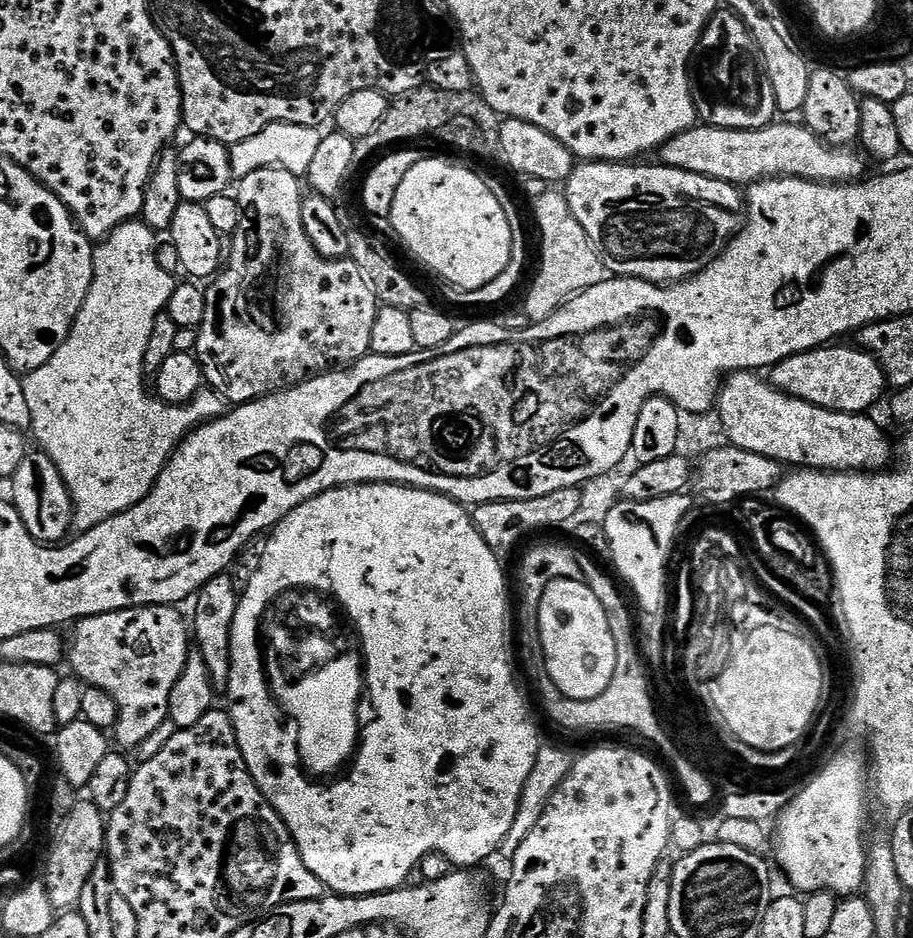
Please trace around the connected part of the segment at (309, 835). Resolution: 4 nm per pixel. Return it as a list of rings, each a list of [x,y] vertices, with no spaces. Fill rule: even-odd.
[[[347,484],[347,485],[346,485],[346,486],[342,486],[342,487],[341,487],[341,488],[335,488],[335,489],[334,489],[334,490],[326,490],[326,491],[325,491],[325,492],[323,492],[323,493],[322,493],[322,494],[318,494],[318,495],[317,495],[317,496],[315,496],[315,497],[314,497],[314,498],[310,498],[310,499],[309,499],[309,500],[307,500],[307,501],[306,501],[306,502],[302,502],[302,506],[298,506],[298,507],[297,507],[297,508],[295,508],[295,509],[294,509],[294,510],[290,510],[290,514],[286,514],[286,518],[282,518],[282,519],[281,519],[281,520],[279,520],[279,522],[278,522],[278,523],[276,523],[276,526],[275,526],[275,528],[273,528],[273,529],[271,529],[271,532],[270,532],[270,535],[269,535],[269,536],[268,536],[268,537],[267,537],[267,540],[268,540],[268,545],[266,545],[266,546],[265,546],[265,548],[264,548],[264,553],[262,553],[262,554],[261,554],[261,556],[260,556],[260,565],[258,565],[258,566],[257,566],[257,568],[256,568],[256,573],[254,573],[254,574],[253,574],[253,576],[252,576],[252,577],[250,577],[250,578],[249,578],[249,580],[248,580],[248,585],[246,585],[246,586],[245,586],[245,588],[244,588],[244,585],[243,585],[243,588],[242,588],[242,591],[241,591],[241,592],[240,592],[240,593],[239,593],[239,598],[240,598],[240,601],[239,601],[239,602],[238,602],[238,610],[236,610],[236,611],[235,611],[235,612],[234,612],[234,630],[233,630],[233,631],[232,631],[232,634],[231,634],[231,636],[230,636],[230,678],[229,678],[229,679],[228,679],[228,687],[227,687],[227,689],[226,689],[226,695],[228,695],[228,700],[229,700],[229,702],[230,702],[230,703],[232,703],[232,708],[231,708],[231,707],[229,707],[229,708],[228,708],[228,709],[227,709],[227,714],[228,714],[228,716],[229,716],[229,718],[230,718],[230,719],[232,719],[232,725],[233,725],[233,726],[234,726],[234,730],[235,730],[235,731],[236,731],[236,737],[237,737],[237,738],[238,738],[238,750],[242,750],[242,758],[243,758],[243,759],[244,759],[244,761],[245,761],[245,762],[246,762],[246,770],[250,770],[250,778],[254,778],[254,782],[255,782],[255,783],[256,783],[256,785],[257,785],[257,786],[258,786],[258,790],[262,790],[262,794],[263,794],[263,795],[264,795],[264,797],[265,797],[265,798],[266,798],[266,802],[270,802],[270,806],[274,806],[274,810],[275,810],[275,811],[276,811],[276,812],[277,812],[277,814],[279,814],[279,815],[280,815],[280,817],[281,817],[281,818],[282,818],[282,822],[286,822],[286,826],[287,826],[287,827],[288,827],[288,829],[289,829],[289,830],[290,830],[290,834],[291,834],[291,835],[292,835],[292,837],[293,837],[293,838],[294,838],[294,842],[295,842],[295,843],[296,843],[296,845],[297,845],[297,846],[298,846],[298,854],[302,854],[302,862],[306,862],[306,867],[307,867],[307,868],[308,868],[308,869],[309,869],[309,870],[310,870],[310,874],[314,874],[314,878],[318,878],[318,879],[319,879],[319,880],[321,880],[321,882],[322,882],[322,883],[324,883],[324,886],[325,886],[325,889],[327,889],[327,891],[328,891],[328,892],[329,892],[329,893],[332,893],[332,894],[335,894],[335,895],[338,895],[338,896],[376,896],[376,895],[378,895],[378,894],[379,894],[379,892],[395,892],[395,891],[396,891],[396,889],[397,889],[397,888],[399,888],[399,887],[401,887],[401,886],[404,886],[404,885],[407,885],[407,884],[408,884],[408,883],[409,883],[409,880],[408,880],[408,875],[410,875],[410,874],[411,874],[411,872],[412,872],[412,875],[413,875],[413,873],[415,873],[415,872],[416,872],[416,871],[417,871],[417,869],[419,869],[419,867],[420,867],[420,860],[421,860],[421,859],[422,859],[422,858],[426,858],[426,854],[430,854],[430,853],[431,853],[431,852],[437,852],[437,853],[438,853],[438,854],[442,854],[442,855],[443,855],[443,856],[445,856],[445,858],[446,858],[446,859],[447,859],[447,860],[449,860],[449,861],[450,861],[450,863],[451,863],[451,864],[453,864],[453,865],[454,865],[454,866],[455,866],[455,867],[456,867],[456,868],[457,868],[457,869],[460,869],[460,870],[472,870],[472,869],[475,869],[475,867],[474,867],[474,866],[475,866],[475,864],[480,864],[480,863],[482,863],[482,862],[483,862],[483,860],[488,860],[488,859],[490,859],[490,858],[491,858],[491,856],[493,856],[493,857],[495,857],[495,856],[496,856],[496,855],[497,855],[497,853],[499,853],[499,851],[500,851],[500,843],[501,843],[501,842],[503,842],[503,840],[504,840],[504,839],[505,839],[505,838],[506,838],[506,834],[510,834],[510,826],[514,826],[514,818],[515,818],[515,817],[516,817],[516,815],[517,815],[517,814],[518,814],[518,802],[519,802],[519,801],[520,801],[520,799],[521,799],[521,798],[522,798],[522,790],[523,790],[523,789],[524,789],[524,787],[525,787],[525,786],[526,786],[526,778],[530,778],[530,770],[534,770],[534,762],[535,762],[535,761],[536,761],[536,759],[537,759],[537,758],[538,758],[538,750],[539,750],[539,749],[540,749],[540,748],[541,748],[541,747],[542,747],[542,739],[541,739],[541,740],[540,740],[540,732],[539,732],[539,730],[538,730],[538,729],[536,729],[536,724],[535,724],[535,722],[534,722],[534,721],[532,721],[532,716],[531,716],[531,714],[530,714],[530,713],[528,713],[528,704],[527,704],[527,702],[526,702],[526,701],[524,701],[524,696],[523,696],[523,694],[522,694],[522,693],[520,693],[520,688],[519,688],[519,686],[518,686],[518,685],[516,685],[516,676],[515,676],[515,674],[514,674],[514,673],[512,673],[512,660],[511,660],[511,658],[510,658],[510,657],[508,657],[508,640],[509,640],[509,644],[510,644],[510,628],[509,628],[509,632],[508,632],[508,580],[507,580],[507,578],[506,578],[506,577],[504,577],[504,568],[503,568],[503,566],[502,566],[502,565],[500,565],[500,564],[503,564],[503,563],[502,563],[502,560],[501,560],[501,557],[498,557],[498,556],[495,556],[495,554],[494,554],[494,553],[492,553],[492,551],[491,551],[491,550],[490,550],[490,546],[486,546],[486,542],[485,542],[485,541],[484,541],[484,539],[483,539],[483,538],[482,538],[482,534],[478,534],[478,530],[477,530],[477,529],[476,529],[476,527],[475,527],[475,526],[474,526],[474,522],[473,522],[473,521],[472,521],[472,518],[471,518],[471,515],[470,515],[470,512],[469,512],[469,509],[468,509],[468,508],[467,508],[467,507],[465,507],[465,505],[463,505],[463,504],[461,504],[461,503],[459,503],[459,502],[457,502],[457,501],[454,501],[454,500],[451,500],[451,498],[449,498],[449,497],[448,497],[448,496],[442,496],[442,495],[440,495],[440,493],[438,493],[438,492],[430,492],[430,491],[428,491],[428,489],[426,489],[426,488],[414,488],[414,487],[411,487],[411,486],[409,486],[409,485],[407,485],[407,484]],[[293,590],[315,590],[315,591],[317,591],[317,592],[319,592],[319,593],[321,593],[321,594],[327,594],[327,595],[328,595],[328,596],[329,596],[329,597],[331,597],[331,599],[332,599],[332,600],[333,600],[333,601],[336,601],[336,602],[338,602],[338,604],[339,604],[339,607],[340,607],[340,608],[341,608],[341,609],[343,609],[343,611],[344,611],[344,612],[345,612],[345,613],[346,613],[346,616],[347,616],[347,619],[348,619],[348,620],[349,620],[349,621],[351,621],[351,623],[352,623],[352,624],[353,624],[353,625],[354,625],[354,628],[355,628],[355,631],[356,631],[356,632],[357,632],[357,633],[358,633],[358,636],[359,636],[359,639],[360,639],[360,640],[361,640],[361,641],[362,641],[362,655],[363,655],[363,657],[364,657],[364,682],[365,682],[365,685],[366,685],[366,704],[367,704],[367,707],[368,707],[368,704],[369,704],[369,706],[370,706],[370,707],[372,707],[372,713],[370,713],[370,714],[369,714],[369,716],[368,716],[368,713],[367,713],[367,716],[366,716],[366,719],[365,719],[365,720],[364,720],[364,721],[363,721],[363,724],[362,724],[362,727],[361,727],[361,730],[360,730],[360,738],[359,738],[359,741],[358,741],[358,747],[357,747],[357,749],[356,749],[356,754],[355,754],[355,757],[354,757],[354,763],[353,763],[353,764],[352,764],[352,765],[351,765],[351,767],[349,767],[349,768],[348,768],[348,769],[347,769],[347,772],[348,772],[348,771],[349,771],[349,772],[348,772],[348,776],[344,776],[344,775],[341,775],[341,776],[340,776],[340,777],[339,777],[339,778],[336,778],[336,779],[340,779],[340,778],[341,778],[341,780],[336,780],[336,779],[333,779],[333,780],[332,780],[332,781],[331,781],[331,782],[317,782],[317,781],[316,781],[316,780],[315,780],[315,779],[313,779],[313,777],[312,777],[312,776],[311,776],[311,775],[308,775],[308,774],[305,774],[305,773],[304,773],[304,772],[303,772],[303,771],[302,771],[302,765],[301,765],[301,762],[300,762],[300,747],[298,747],[298,746],[297,746],[297,744],[296,744],[296,733],[295,733],[295,731],[293,731],[293,729],[292,729],[292,728],[291,728],[291,727],[290,727],[290,724],[289,724],[289,721],[288,721],[288,720],[287,720],[287,719],[285,719],[285,717],[284,717],[284,716],[283,716],[283,715],[282,715],[282,713],[281,713],[281,711],[280,711],[280,705],[279,705],[279,704],[277,704],[277,703],[276,703],[276,699],[274,699],[274,698],[273,698],[273,697],[272,697],[272,687],[271,687],[271,686],[270,686],[270,685],[269,685],[269,684],[268,684],[268,674],[267,674],[267,671],[266,671],[266,669],[265,669],[265,666],[264,666],[264,649],[263,649],[263,647],[262,647],[262,625],[263,625],[263,624],[264,624],[264,623],[265,623],[265,620],[266,620],[266,617],[267,617],[267,615],[268,615],[268,613],[269,613],[269,611],[270,611],[270,606],[272,606],[272,605],[275,605],[275,603],[276,603],[276,601],[277,601],[277,600],[279,600],[279,599],[280,599],[280,597],[281,597],[281,595],[282,595],[282,594],[287,594],[287,593],[289,593],[289,592],[291,592],[291,591],[293,591]]]

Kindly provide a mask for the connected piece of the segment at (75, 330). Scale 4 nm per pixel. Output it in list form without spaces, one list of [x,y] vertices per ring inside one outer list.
[[[137,218],[127,220],[125,224],[115,228],[105,240],[99,241],[95,245],[92,254],[92,285],[86,294],[86,302],[82,302],[82,310],[76,315],[76,321],[72,324],[70,334],[61,342],[56,353],[50,358],[50,362],[46,362],[46,366],[29,372],[23,377],[26,403],[30,406],[30,418],[32,419],[31,435],[36,435],[37,442],[41,444],[39,447],[42,452],[53,460],[54,466],[58,468],[59,474],[65,480],[65,486],[72,495],[73,510],[75,512],[74,528],[80,534],[89,532],[90,529],[102,522],[113,520],[118,514],[130,510],[135,504],[146,499],[158,482],[158,478],[168,464],[168,460],[176,453],[176,449],[188,437],[189,432],[193,428],[199,428],[201,424],[216,420],[223,416],[226,411],[224,397],[211,390],[201,390],[189,404],[168,404],[165,400],[153,394],[149,385],[148,388],[144,385],[144,379],[146,379],[144,355],[158,315],[157,309],[148,308],[148,280],[164,280],[168,276],[167,270],[160,265],[160,260],[156,257],[156,240],[158,240],[157,233],[153,232],[144,223],[143,219]]]

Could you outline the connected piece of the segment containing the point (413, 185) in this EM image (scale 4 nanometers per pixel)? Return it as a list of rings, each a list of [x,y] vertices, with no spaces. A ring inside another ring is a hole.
[[[422,158],[402,178],[390,217],[396,236],[429,268],[444,280],[449,280],[456,290],[473,292],[498,278],[506,270],[512,257],[512,227],[502,210],[499,195],[479,176],[460,164],[448,160]]]

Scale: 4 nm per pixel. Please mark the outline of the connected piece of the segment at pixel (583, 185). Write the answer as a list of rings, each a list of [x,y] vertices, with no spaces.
[[[580,162],[570,174],[570,178],[563,185],[562,191],[574,218],[578,218],[578,226],[586,230],[590,242],[599,250],[604,258],[604,266],[616,278],[629,280],[645,280],[651,284],[679,284],[681,280],[688,280],[702,270],[706,270],[727,250],[728,243],[744,228],[746,219],[746,200],[741,189],[730,182],[722,182],[718,178],[706,178],[702,174],[690,174],[686,170],[665,168],[659,163],[640,164],[644,162]]]

